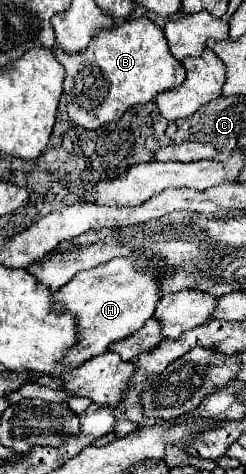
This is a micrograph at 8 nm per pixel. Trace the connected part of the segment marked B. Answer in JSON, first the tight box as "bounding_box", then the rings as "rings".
{"bounding_box":[55,16,185,128],"rings":[[[145,16],[127,20],[109,30],[101,30],[99,36],[93,38],[93,42],[79,54],[69,56],[61,48],[55,48],[55,58],[65,68],[63,102],[65,102],[67,116],[69,116],[67,122],[59,122],[59,124],[77,124],[77,128],[101,128],[101,124],[115,122],[123,116],[125,110],[137,104],[147,104],[157,94],[179,88],[179,84],[183,84],[185,80],[185,68],[169,52],[163,30]]]}

